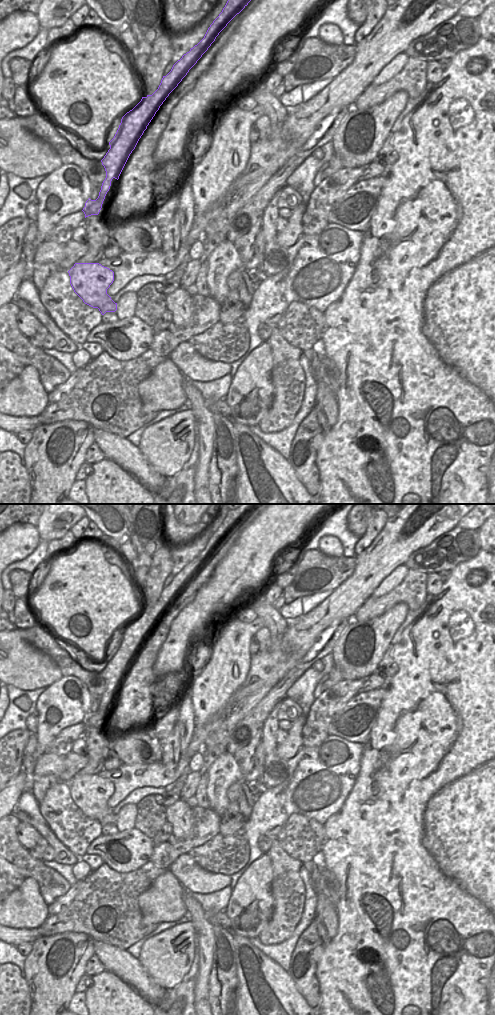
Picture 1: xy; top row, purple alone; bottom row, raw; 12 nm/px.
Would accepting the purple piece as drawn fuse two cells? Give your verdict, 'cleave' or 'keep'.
cleave

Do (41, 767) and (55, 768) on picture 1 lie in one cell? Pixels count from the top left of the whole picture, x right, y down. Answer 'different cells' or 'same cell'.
same cell

